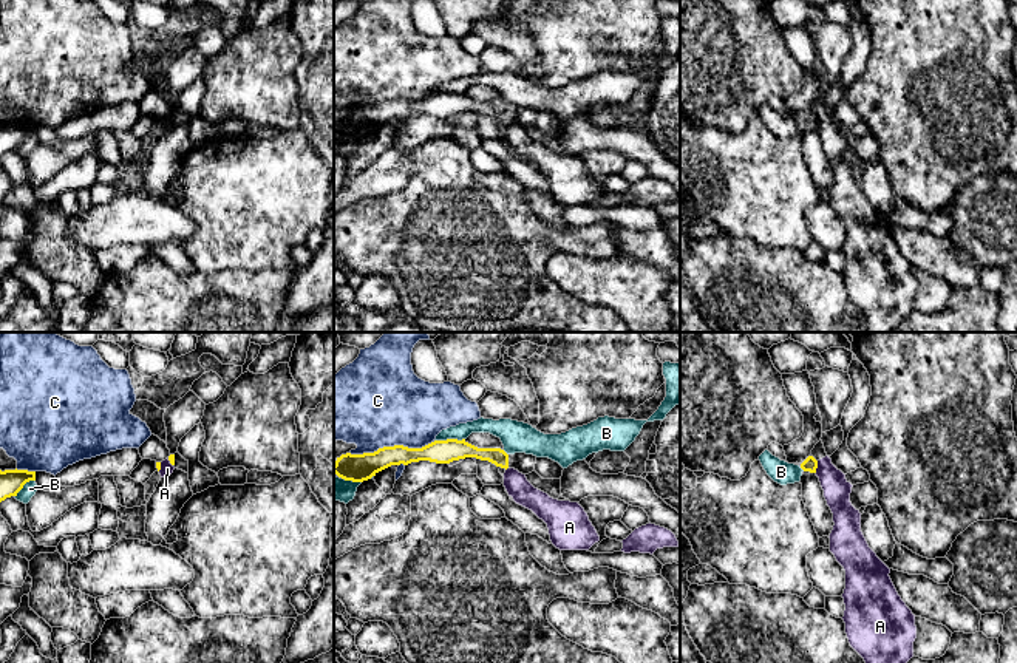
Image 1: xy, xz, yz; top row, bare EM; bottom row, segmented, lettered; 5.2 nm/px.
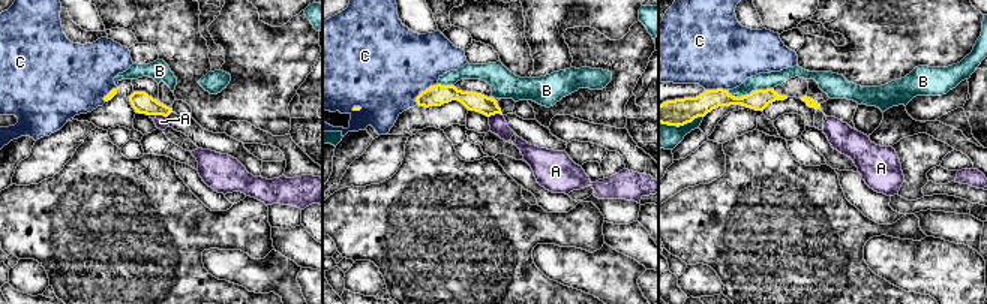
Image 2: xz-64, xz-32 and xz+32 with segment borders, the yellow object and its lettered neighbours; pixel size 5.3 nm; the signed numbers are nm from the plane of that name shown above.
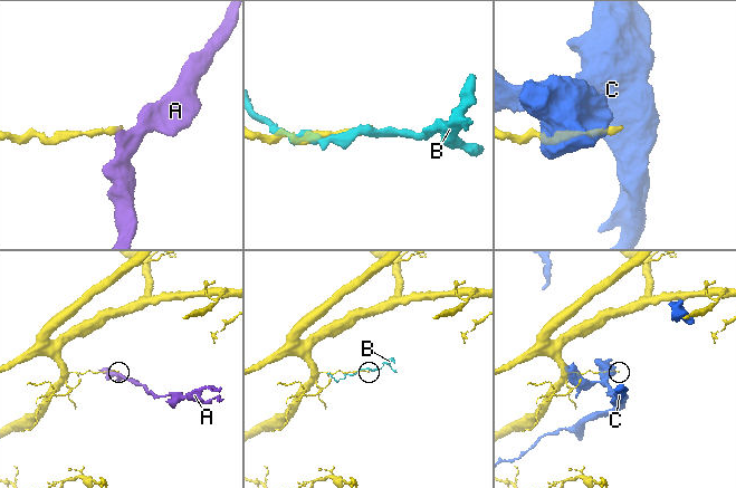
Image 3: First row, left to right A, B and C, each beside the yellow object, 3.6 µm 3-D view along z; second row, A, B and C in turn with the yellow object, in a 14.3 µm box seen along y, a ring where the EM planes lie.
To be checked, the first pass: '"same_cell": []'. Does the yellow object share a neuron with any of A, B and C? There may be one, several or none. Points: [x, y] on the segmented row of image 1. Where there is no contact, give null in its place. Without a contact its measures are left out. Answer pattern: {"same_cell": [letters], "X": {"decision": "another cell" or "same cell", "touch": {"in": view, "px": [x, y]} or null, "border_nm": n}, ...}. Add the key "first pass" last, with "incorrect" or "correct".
{"same_cell": [], "A": {"decision": "another cell", "touch": {"in": "yz", "px": [816, 467]}, "border_nm": 70}, "B": {"decision": "another cell", "touch": {"in": "xz", "px": [448, 439]}, "border_nm": 160}, "C": {"decision": "another cell", "touch": {"in": "xz", "px": [391, 447]}, "border_nm": 460}, "first pass": "correct"}

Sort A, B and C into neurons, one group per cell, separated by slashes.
A / B / C

